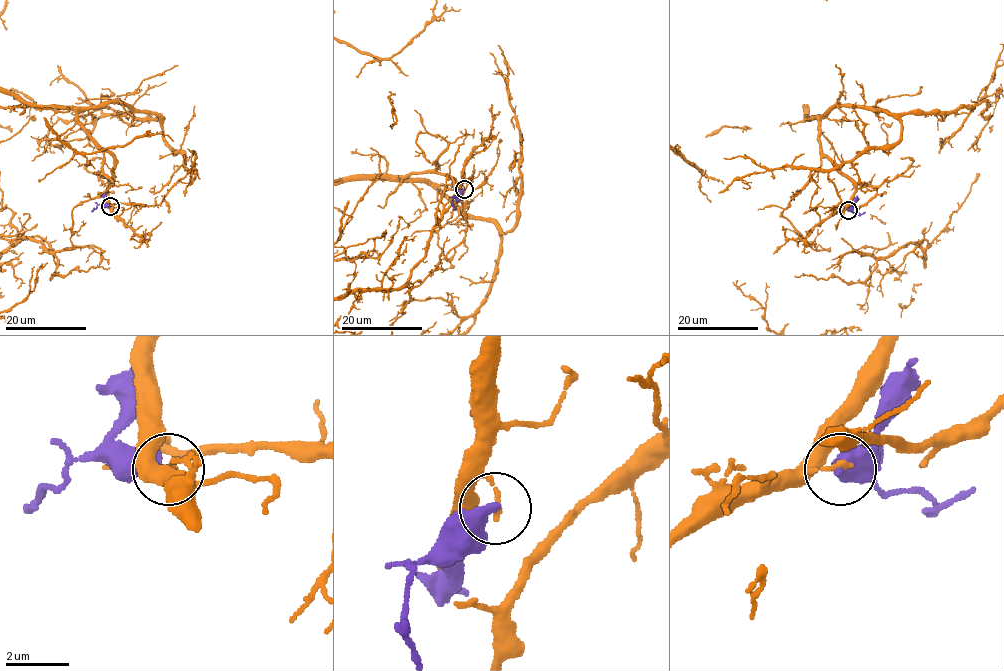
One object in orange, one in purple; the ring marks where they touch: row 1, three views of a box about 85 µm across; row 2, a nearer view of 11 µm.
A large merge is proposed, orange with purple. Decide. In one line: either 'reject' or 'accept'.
reject

